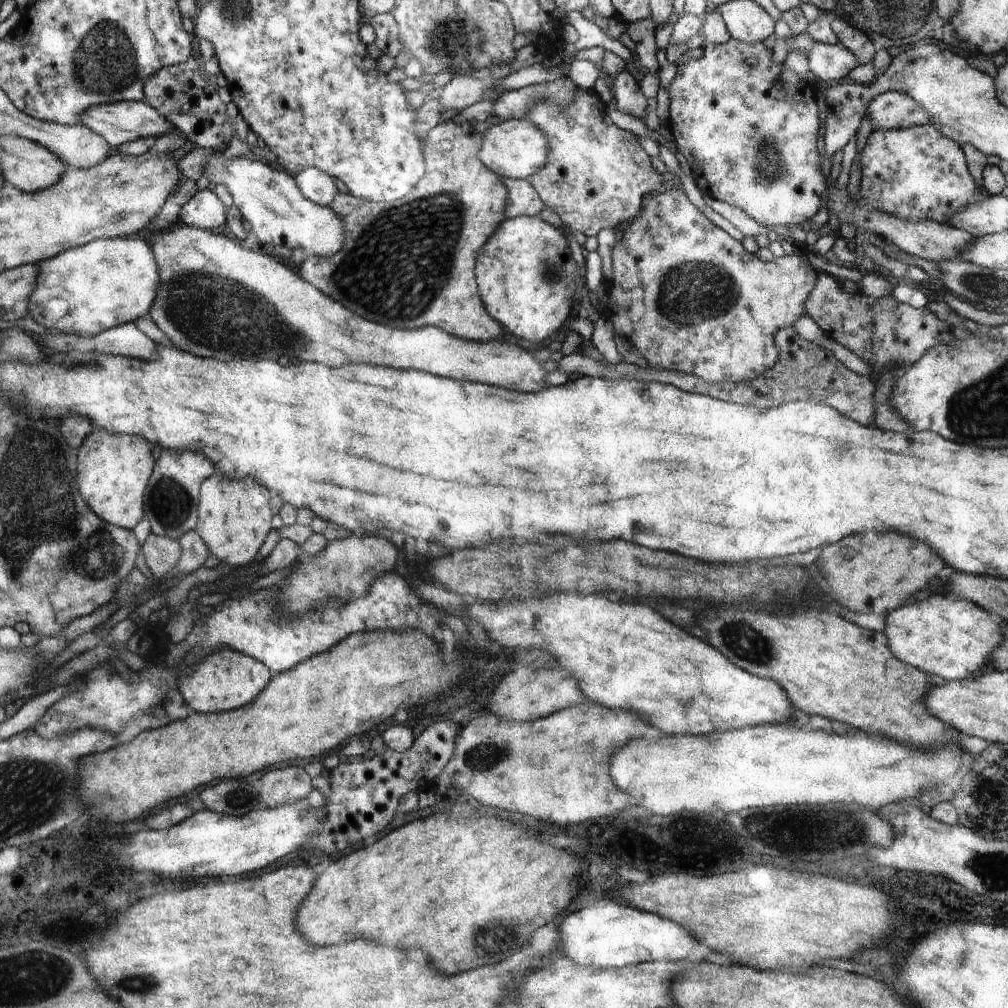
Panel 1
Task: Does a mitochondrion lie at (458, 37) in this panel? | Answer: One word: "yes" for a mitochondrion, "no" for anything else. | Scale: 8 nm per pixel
yes

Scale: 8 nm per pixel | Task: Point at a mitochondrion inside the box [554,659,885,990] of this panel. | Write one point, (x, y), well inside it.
(843, 829)

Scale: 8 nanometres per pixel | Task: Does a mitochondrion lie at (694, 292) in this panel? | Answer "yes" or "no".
yes

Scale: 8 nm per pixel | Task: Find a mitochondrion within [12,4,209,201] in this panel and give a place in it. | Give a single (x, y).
(104, 63)

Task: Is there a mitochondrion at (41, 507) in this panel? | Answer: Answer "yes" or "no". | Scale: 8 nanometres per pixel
yes

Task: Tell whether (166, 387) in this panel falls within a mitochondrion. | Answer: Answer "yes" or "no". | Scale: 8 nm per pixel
no

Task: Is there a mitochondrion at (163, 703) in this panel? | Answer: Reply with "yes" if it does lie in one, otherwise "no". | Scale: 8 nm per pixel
no

